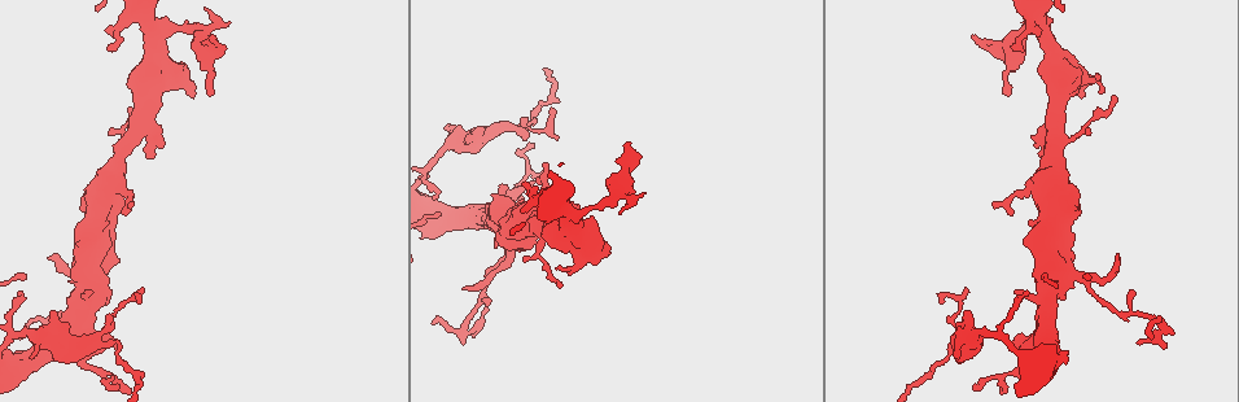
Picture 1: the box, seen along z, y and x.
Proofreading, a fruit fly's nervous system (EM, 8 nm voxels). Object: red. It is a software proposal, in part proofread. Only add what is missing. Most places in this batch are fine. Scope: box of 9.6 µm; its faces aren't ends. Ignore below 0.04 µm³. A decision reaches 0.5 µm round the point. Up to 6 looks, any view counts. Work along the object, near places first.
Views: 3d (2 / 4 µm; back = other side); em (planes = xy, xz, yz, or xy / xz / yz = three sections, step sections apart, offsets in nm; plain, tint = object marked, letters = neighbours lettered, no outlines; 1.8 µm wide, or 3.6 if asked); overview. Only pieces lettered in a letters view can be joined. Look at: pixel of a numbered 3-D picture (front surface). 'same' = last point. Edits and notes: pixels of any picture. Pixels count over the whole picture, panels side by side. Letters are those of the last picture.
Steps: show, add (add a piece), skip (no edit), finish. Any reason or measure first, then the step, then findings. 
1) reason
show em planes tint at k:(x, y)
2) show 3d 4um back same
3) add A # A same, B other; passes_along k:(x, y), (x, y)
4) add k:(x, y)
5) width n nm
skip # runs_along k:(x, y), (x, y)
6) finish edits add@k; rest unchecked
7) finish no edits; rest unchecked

free end
show 3d 4um back at 1:(488, 306)

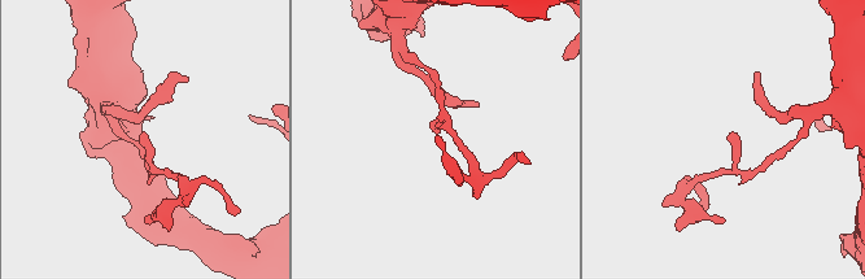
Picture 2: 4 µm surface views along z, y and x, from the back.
show em xz step 4 tint at 2:(433, 129)

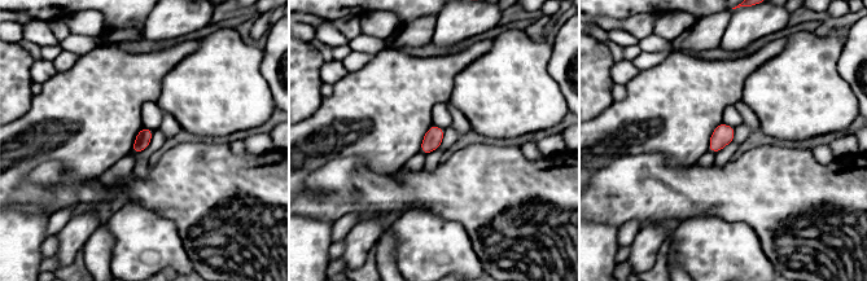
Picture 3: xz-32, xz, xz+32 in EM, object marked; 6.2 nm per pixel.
show em planes letters same

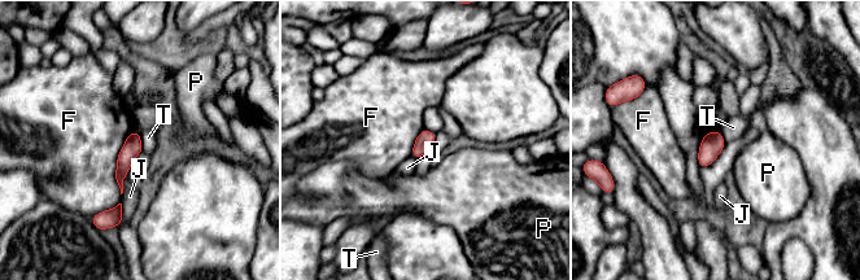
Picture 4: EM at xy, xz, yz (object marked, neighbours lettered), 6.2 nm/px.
skip # F other, J other, P other, T other; border 4:(138, 131), (143, 149); no lettered piece goes on from it

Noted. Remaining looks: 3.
free end
show 3d 4um at 1:(116, 349)

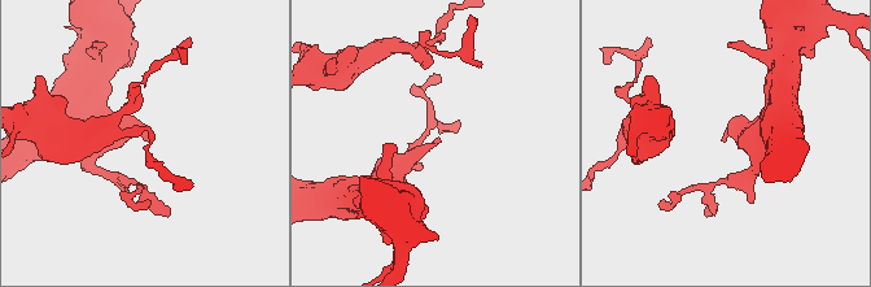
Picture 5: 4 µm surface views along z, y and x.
show em xy step 4 tint at 5:(437, 138)

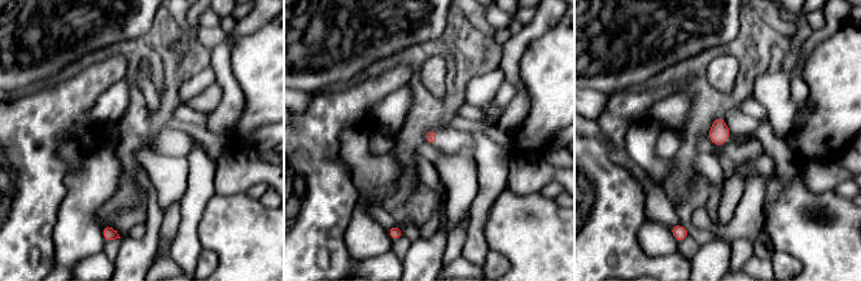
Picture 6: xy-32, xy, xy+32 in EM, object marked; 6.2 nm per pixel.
see the neighbours
show em xy step 4 letters same

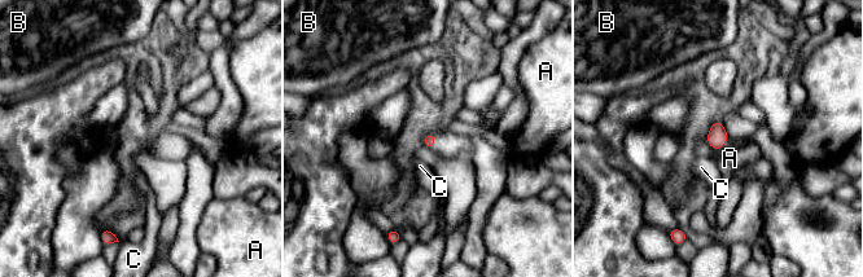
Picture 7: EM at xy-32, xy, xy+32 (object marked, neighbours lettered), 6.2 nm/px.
longest_contact C 70 nm
skip # A other, B other, C other; border 7:(705, 140), (712, 148); none of them fits

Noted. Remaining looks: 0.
finish no edits; rest unchecked

